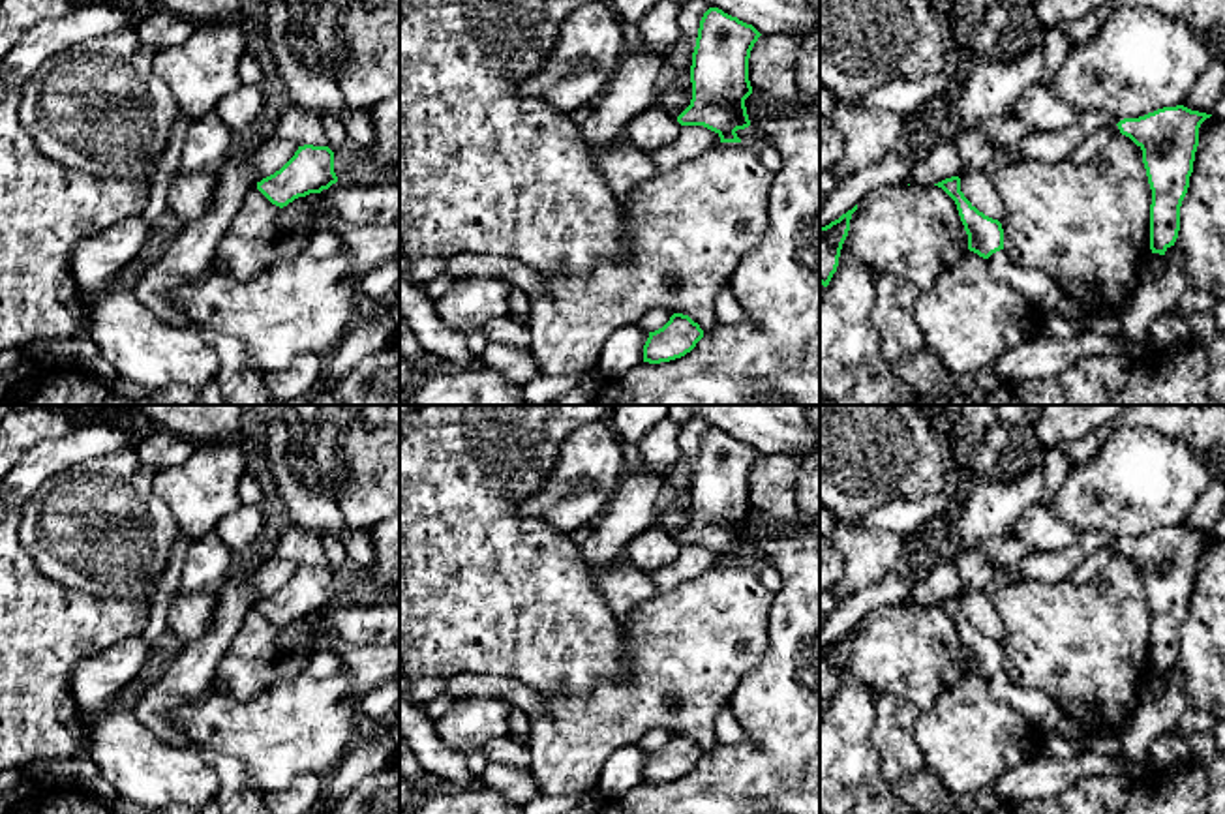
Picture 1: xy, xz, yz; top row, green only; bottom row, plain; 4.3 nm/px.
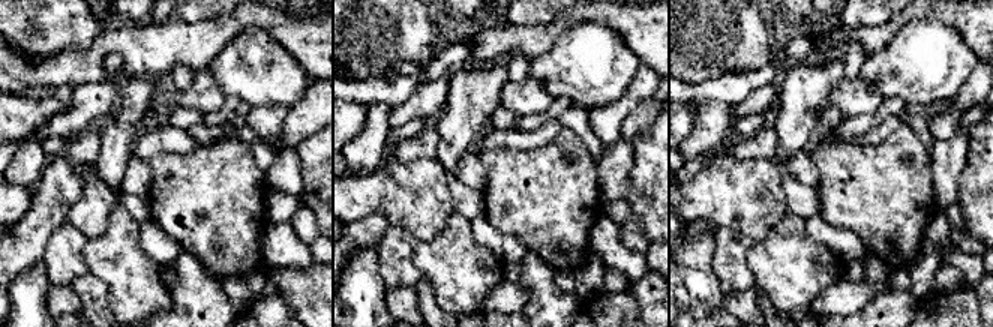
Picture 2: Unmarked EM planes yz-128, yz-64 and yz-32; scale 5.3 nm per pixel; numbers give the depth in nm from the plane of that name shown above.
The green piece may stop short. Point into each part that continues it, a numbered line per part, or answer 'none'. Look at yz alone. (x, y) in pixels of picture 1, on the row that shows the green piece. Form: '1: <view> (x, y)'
none

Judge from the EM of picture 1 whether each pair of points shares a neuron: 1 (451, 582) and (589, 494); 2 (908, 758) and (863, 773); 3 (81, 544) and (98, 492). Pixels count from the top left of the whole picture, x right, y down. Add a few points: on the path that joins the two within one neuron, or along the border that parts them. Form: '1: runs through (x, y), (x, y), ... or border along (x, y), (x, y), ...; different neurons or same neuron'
1: border along (546, 477), (520, 511), (543, 518), (569, 535); different neurons
2: border along (873, 724), (871, 738), (878, 768), (892, 783); different neurons
3: runs through (90, 531), (98, 524), (98, 505); same neuron

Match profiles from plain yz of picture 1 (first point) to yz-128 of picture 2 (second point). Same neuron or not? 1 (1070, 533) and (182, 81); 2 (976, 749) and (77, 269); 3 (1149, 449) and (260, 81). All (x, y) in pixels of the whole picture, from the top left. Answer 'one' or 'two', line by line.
1: two
2: two
3: one

